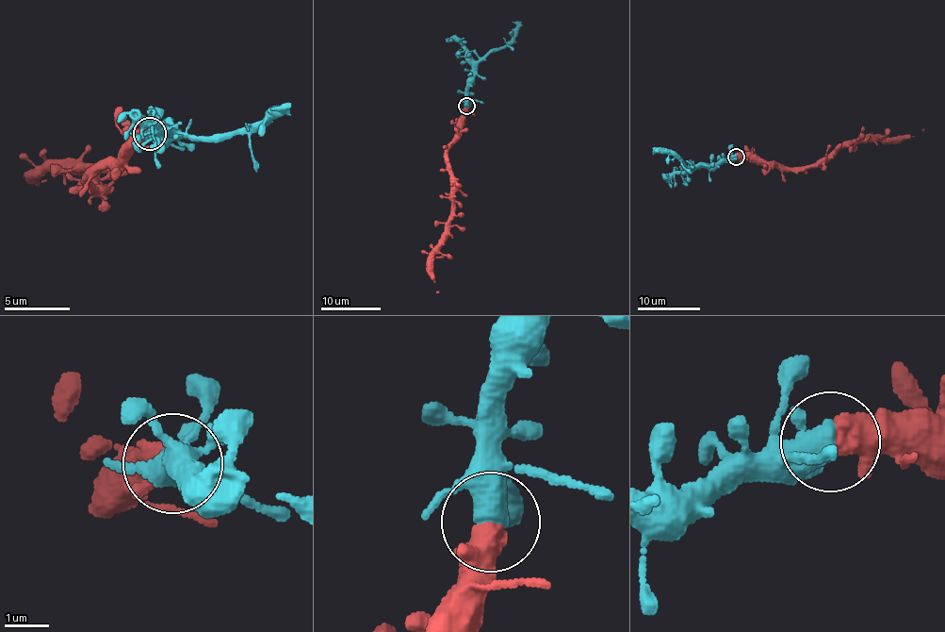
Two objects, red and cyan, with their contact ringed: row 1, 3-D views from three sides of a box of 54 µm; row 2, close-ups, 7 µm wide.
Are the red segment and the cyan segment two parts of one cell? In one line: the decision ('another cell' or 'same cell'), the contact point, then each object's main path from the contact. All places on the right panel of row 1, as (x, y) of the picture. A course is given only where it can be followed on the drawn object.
same cell; place (736, 157); course red (736, 157), (765, 159), (786, 168), (805, 169), (822, 164), (845, 146), (891, 137), (910, 138), (923, 128); course cyan (736, 157), (688, 167), (672, 154), (653, 148)

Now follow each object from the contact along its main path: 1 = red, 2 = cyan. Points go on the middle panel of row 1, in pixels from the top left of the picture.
1: (466, 107), (462, 133), (447, 153), (451, 212), (443, 243), (432, 261), (432, 278), (439, 292)
2: (466, 107), (472, 71), (512, 39), (520, 22)

